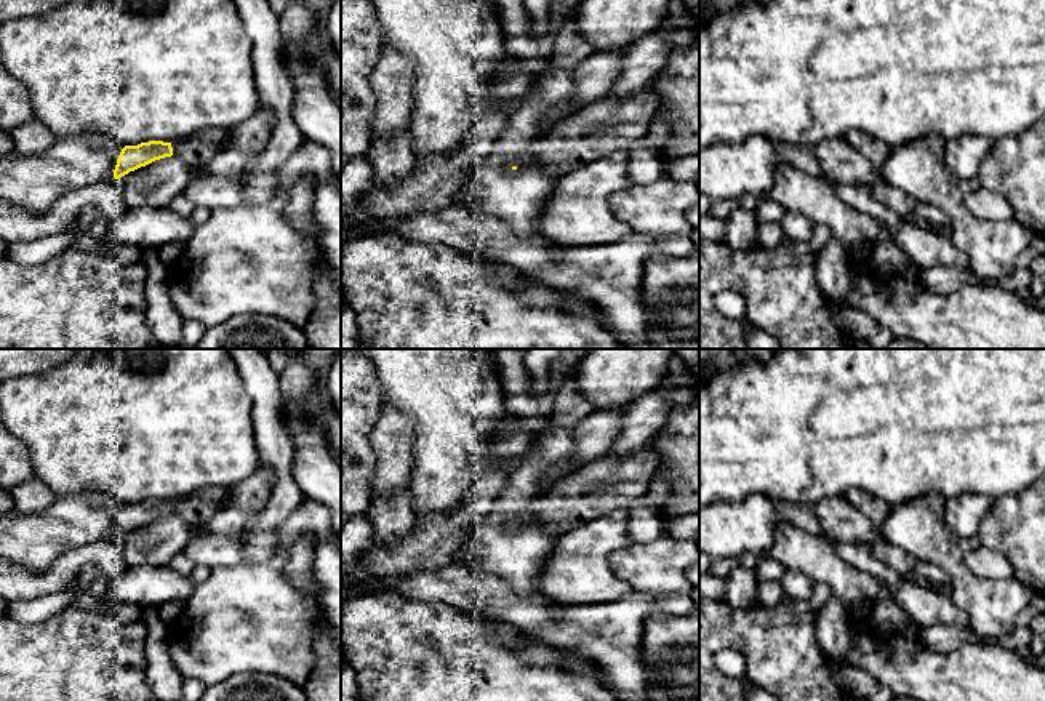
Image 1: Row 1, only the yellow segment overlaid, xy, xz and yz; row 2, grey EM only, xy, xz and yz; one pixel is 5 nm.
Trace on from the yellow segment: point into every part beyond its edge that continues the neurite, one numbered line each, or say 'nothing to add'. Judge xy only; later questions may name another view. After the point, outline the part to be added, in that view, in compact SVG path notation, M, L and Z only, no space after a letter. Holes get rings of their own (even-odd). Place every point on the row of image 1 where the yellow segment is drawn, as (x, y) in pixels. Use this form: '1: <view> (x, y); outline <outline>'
1: xy (194, 149); outline M222 128L200 130L176 142L171 142L173 155L181 158L192 170L197 170L203 162L219 152L226 138L227 130Z

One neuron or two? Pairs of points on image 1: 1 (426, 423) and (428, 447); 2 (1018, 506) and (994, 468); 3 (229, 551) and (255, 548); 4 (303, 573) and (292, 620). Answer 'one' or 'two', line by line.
1: one
2: two
3: two
4: two

